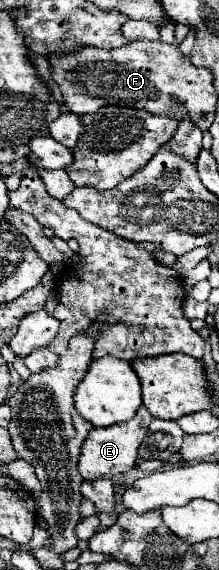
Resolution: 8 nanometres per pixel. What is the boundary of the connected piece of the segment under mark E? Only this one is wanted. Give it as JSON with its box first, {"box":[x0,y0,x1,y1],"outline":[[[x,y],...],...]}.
{"box":[79,404,153,480],"outline":[[[141,404],[137,414],[129,422],[115,424],[109,428],[93,428],[89,432],[89,438],[81,446],[81,458],[79,458],[81,476],[85,480],[93,480],[93,478],[101,478],[101,476],[113,478],[115,474],[121,474],[121,472],[133,468],[137,464],[137,450],[147,434],[151,420],[153,420],[151,412]]]}

